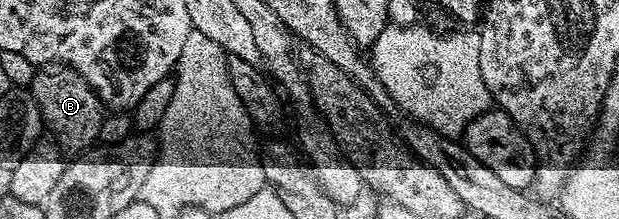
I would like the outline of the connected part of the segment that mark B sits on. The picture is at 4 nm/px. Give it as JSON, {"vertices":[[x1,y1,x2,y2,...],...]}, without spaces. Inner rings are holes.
{"vertices":[[48,66,37,72,40,73,33,78,30,91,40,111,43,127,47,131,49,128,56,135,57,142,69,148,72,154,87,149,99,137,100,124,106,115,96,92,72,68]]}

